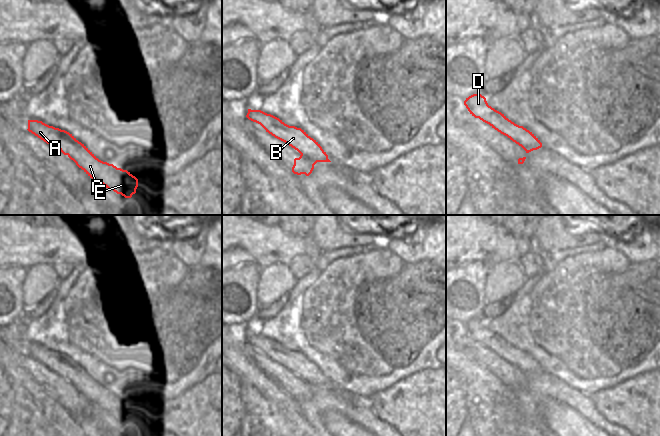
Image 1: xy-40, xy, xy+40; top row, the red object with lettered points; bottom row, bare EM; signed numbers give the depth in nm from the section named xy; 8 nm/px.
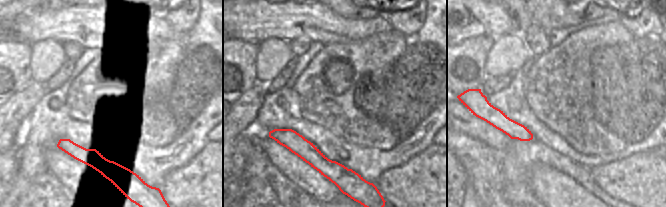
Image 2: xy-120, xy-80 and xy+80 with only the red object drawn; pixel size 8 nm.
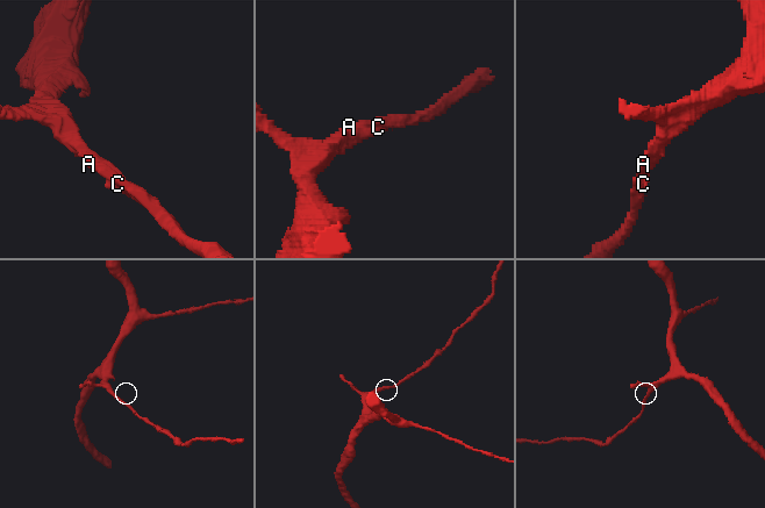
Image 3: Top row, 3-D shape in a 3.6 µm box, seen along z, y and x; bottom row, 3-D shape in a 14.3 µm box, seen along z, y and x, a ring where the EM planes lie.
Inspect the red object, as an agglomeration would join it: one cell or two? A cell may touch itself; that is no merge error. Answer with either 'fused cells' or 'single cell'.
single cell

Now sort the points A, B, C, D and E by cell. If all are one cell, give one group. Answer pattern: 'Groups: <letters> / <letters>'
Groups: A B C D E

